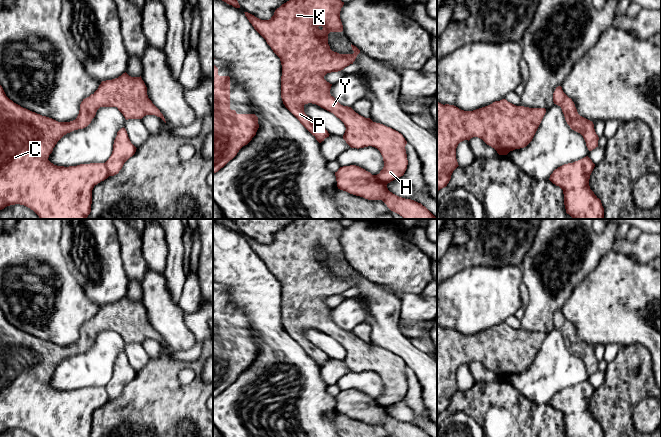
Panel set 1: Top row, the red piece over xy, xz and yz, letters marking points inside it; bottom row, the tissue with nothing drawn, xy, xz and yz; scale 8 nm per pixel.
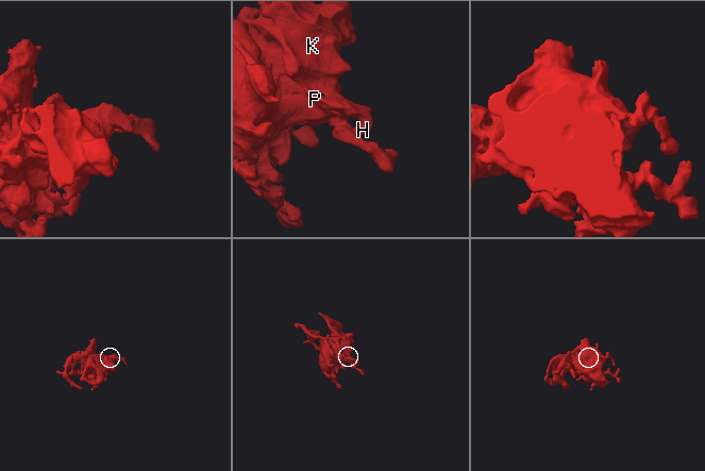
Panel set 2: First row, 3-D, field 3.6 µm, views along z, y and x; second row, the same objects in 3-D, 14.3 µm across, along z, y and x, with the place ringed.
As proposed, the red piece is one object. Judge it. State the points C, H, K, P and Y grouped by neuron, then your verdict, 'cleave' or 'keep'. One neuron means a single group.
C H K P Y | keep

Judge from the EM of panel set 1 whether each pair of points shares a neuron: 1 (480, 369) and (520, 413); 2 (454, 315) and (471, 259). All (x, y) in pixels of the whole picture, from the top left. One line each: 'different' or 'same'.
1: different
2: different

